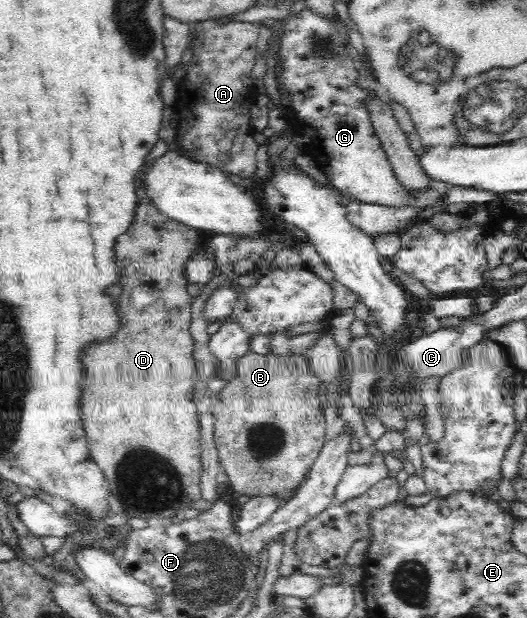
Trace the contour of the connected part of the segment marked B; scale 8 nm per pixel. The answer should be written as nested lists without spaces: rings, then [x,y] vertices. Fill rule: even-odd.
[[[248,347],[248,354],[244,354],[243,357],[239,358],[236,363],[237,372],[232,380],[227,381],[222,394],[218,402],[213,407],[213,418],[215,426],[215,438],[217,448],[220,457],[220,466],[226,469],[228,477],[227,487],[232,488],[232,494],[246,494],[246,496],[265,496],[265,497],[284,497],[292,498],[298,490],[300,490],[300,482],[307,478],[309,470],[314,464],[315,458],[319,456],[323,445],[326,442],[325,435],[325,418],[319,410],[319,400],[317,397],[317,388],[320,384],[320,379],[310,373],[306,365],[304,358],[297,358],[296,356],[280,357],[273,356],[273,354],[256,354],[250,347]]]

